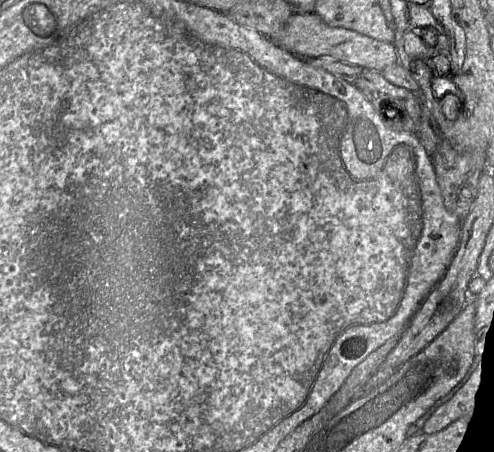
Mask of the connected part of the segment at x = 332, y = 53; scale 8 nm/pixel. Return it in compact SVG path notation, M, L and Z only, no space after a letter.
M314 12L293 13L274 41L284 49L305 59L328 57L378 72L382 72L385 68L398 62L398 55L393 43L376 40L347 28L330 26Z

